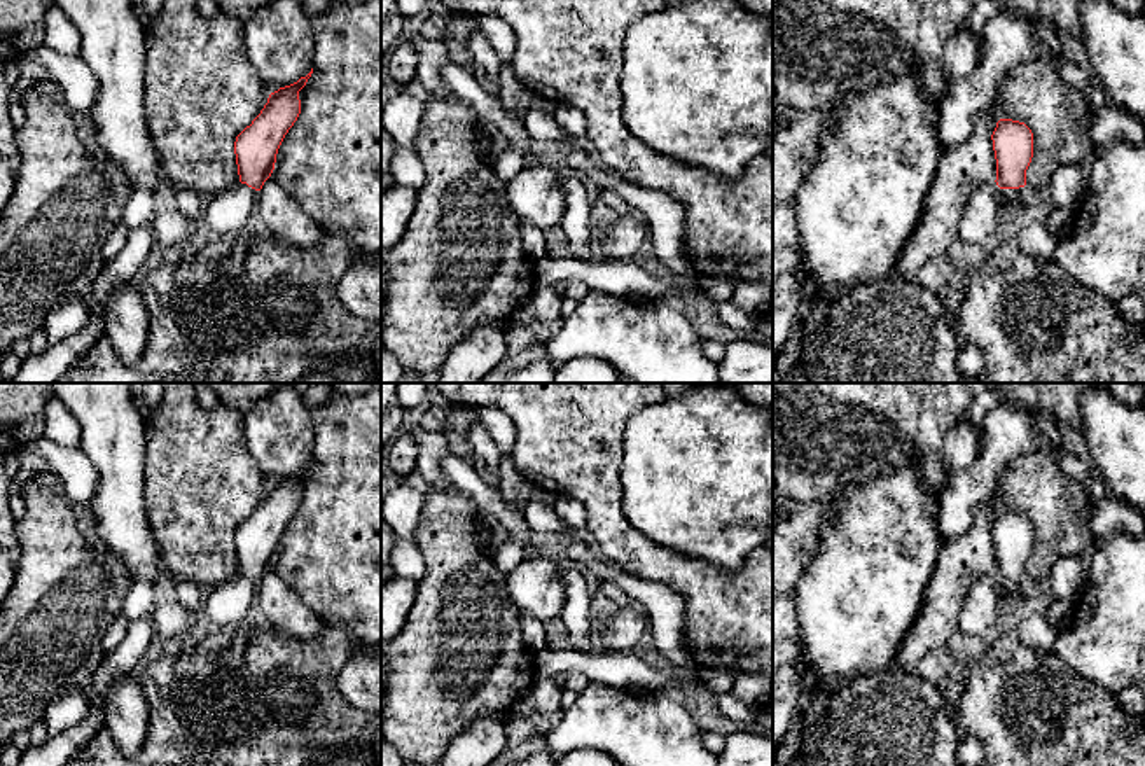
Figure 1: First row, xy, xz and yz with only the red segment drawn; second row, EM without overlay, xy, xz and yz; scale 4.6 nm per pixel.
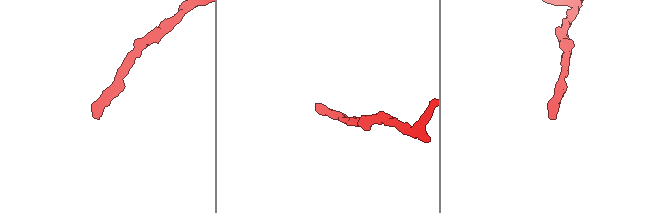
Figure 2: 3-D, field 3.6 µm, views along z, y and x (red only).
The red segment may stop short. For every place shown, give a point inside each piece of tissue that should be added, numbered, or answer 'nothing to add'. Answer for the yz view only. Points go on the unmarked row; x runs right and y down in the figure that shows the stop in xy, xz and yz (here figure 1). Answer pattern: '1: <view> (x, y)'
1: yz (1018, 591)

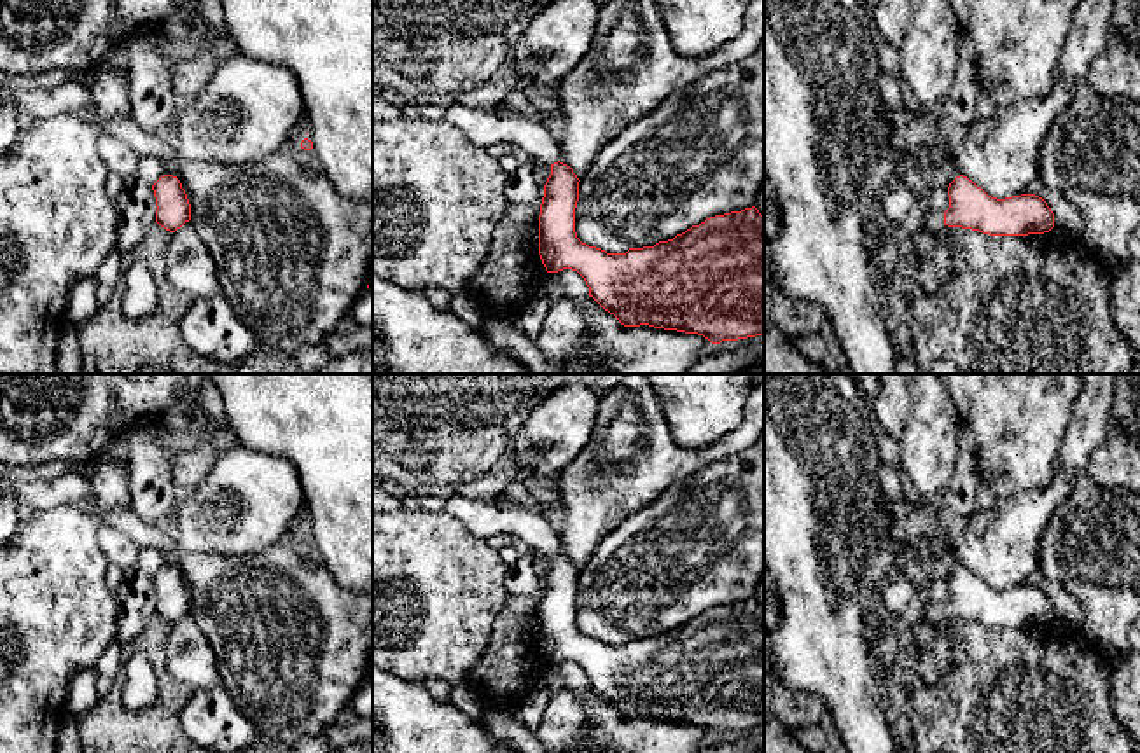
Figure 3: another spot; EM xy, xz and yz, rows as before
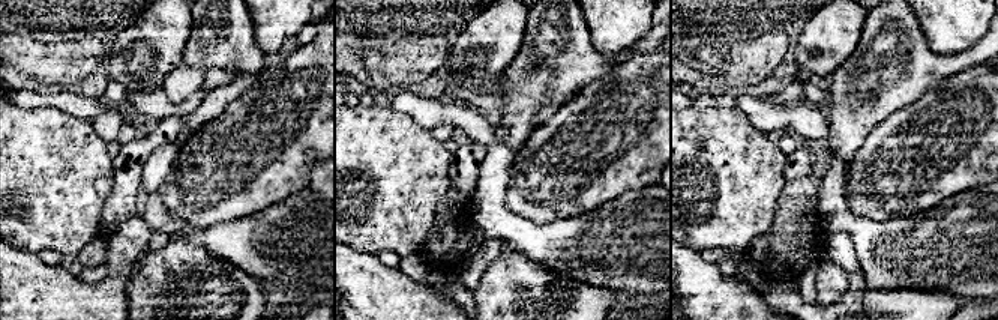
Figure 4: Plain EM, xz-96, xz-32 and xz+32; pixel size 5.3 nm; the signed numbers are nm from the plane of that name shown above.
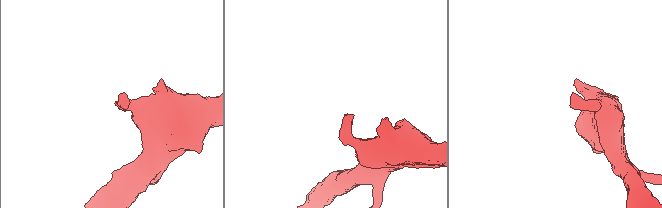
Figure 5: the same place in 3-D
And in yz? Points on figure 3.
1: yz (931, 614)

